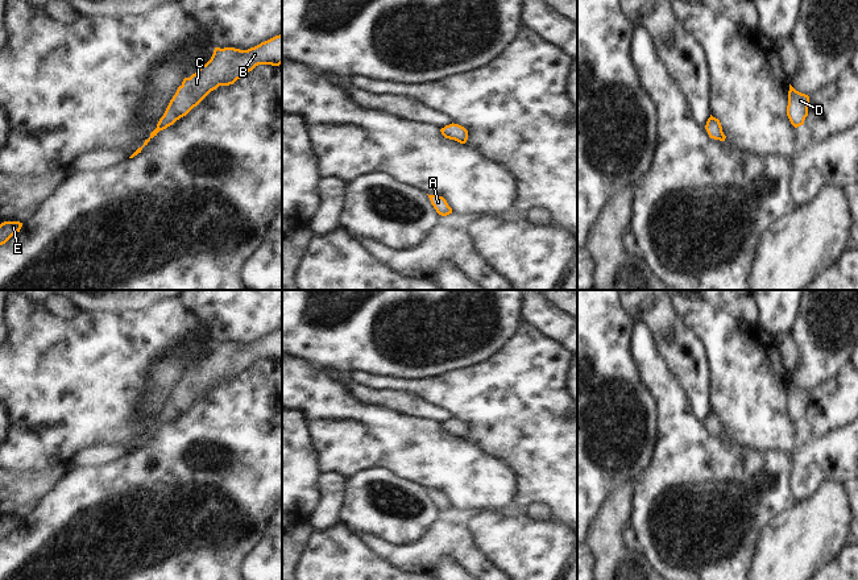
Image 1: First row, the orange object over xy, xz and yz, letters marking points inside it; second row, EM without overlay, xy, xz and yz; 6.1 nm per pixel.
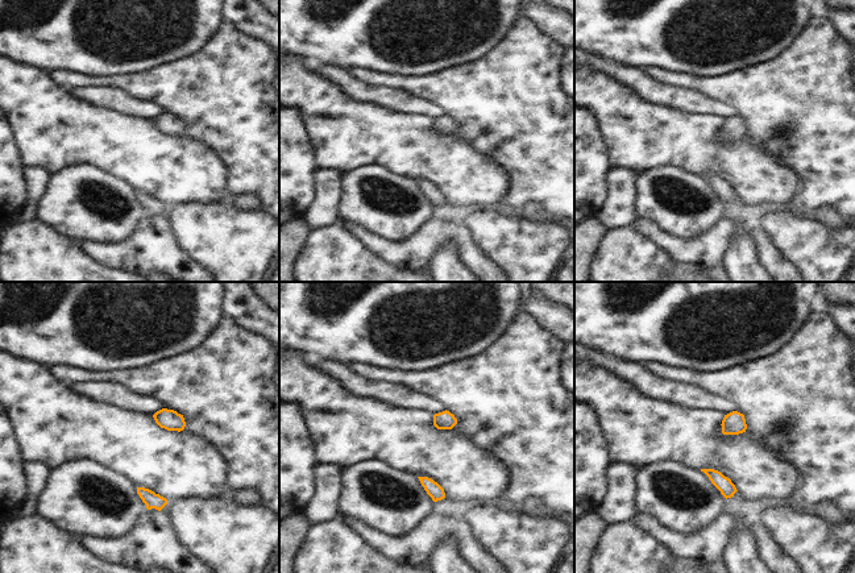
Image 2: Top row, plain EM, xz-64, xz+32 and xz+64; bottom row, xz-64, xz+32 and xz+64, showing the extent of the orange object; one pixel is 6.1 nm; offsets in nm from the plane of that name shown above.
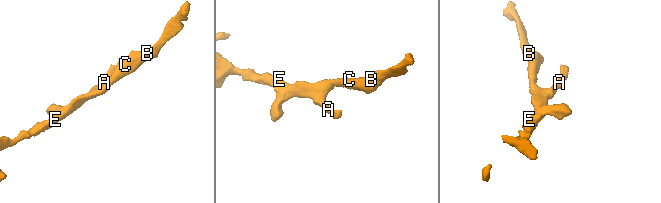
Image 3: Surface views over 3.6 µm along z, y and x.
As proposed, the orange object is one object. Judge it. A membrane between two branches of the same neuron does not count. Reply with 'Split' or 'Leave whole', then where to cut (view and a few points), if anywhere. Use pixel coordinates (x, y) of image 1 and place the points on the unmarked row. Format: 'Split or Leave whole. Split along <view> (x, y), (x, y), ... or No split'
Leave whole. No split.

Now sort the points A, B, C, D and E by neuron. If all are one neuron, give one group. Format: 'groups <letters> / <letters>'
groups A B C D E

